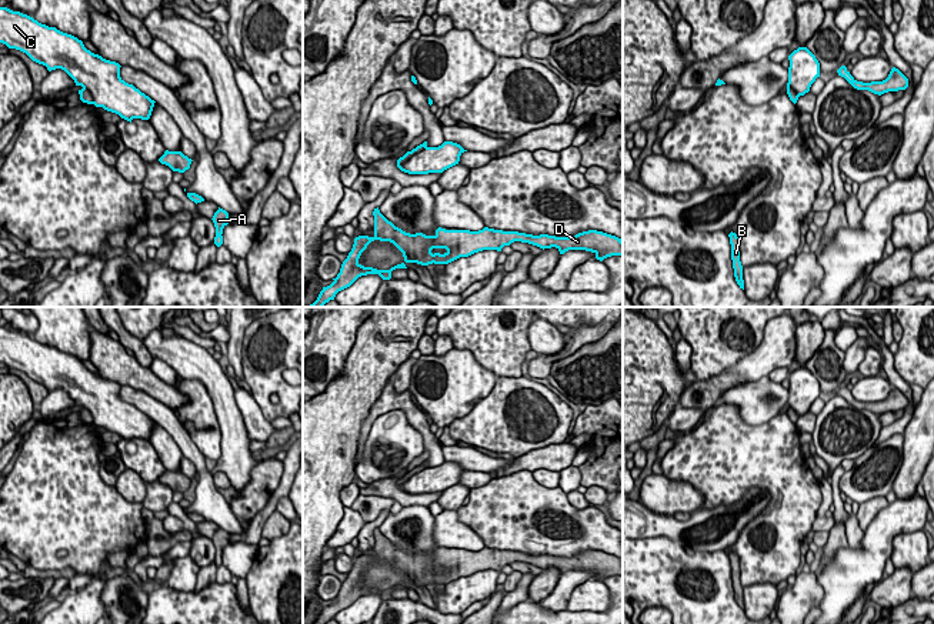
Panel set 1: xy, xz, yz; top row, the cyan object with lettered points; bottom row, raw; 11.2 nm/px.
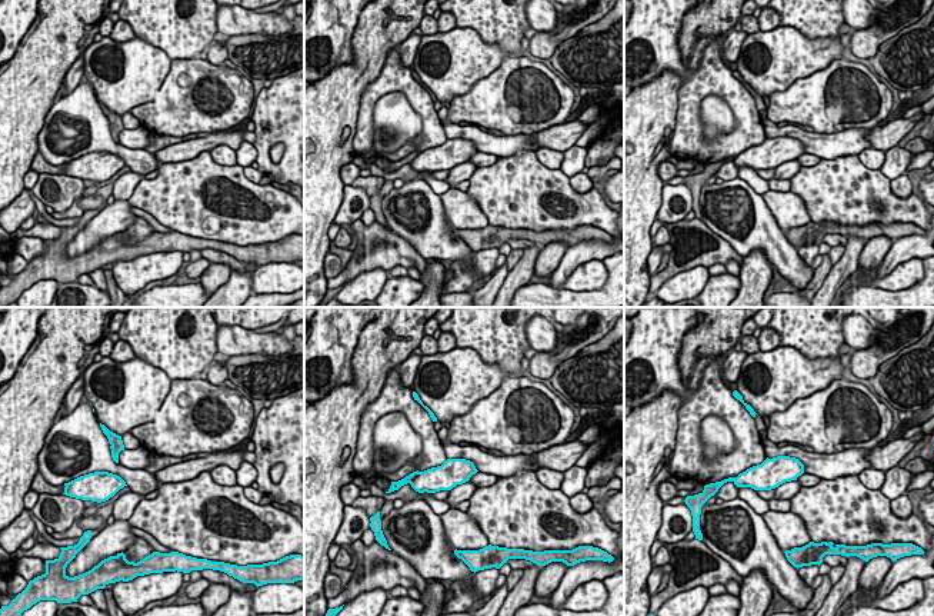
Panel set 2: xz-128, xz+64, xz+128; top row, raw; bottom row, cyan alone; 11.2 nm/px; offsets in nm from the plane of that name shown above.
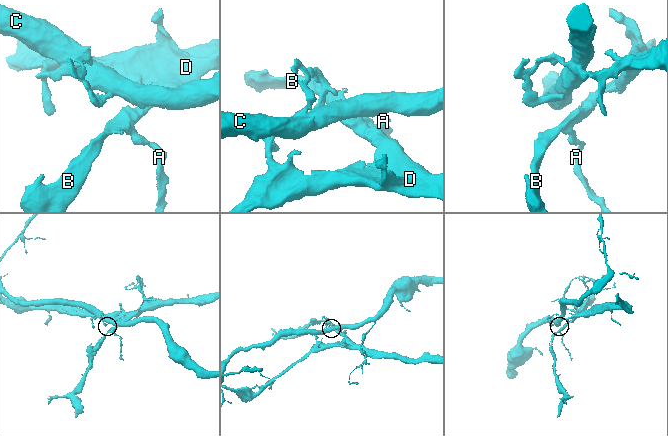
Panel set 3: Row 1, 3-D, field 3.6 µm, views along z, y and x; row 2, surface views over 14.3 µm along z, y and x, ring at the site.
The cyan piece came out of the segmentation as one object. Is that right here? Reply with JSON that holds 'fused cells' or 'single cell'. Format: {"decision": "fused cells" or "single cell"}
{"decision": "fused cells"}

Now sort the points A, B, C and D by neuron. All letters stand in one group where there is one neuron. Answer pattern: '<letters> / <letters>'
A B D / C

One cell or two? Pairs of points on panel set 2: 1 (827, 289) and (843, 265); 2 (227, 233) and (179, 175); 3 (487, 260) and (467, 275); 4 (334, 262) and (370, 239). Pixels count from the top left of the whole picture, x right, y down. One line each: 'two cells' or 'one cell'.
1: one cell
2: one cell
3: one cell
4: two cells

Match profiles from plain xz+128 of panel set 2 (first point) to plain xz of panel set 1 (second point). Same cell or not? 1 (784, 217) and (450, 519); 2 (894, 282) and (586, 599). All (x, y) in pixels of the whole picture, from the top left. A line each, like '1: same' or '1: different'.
1: same
2: same

